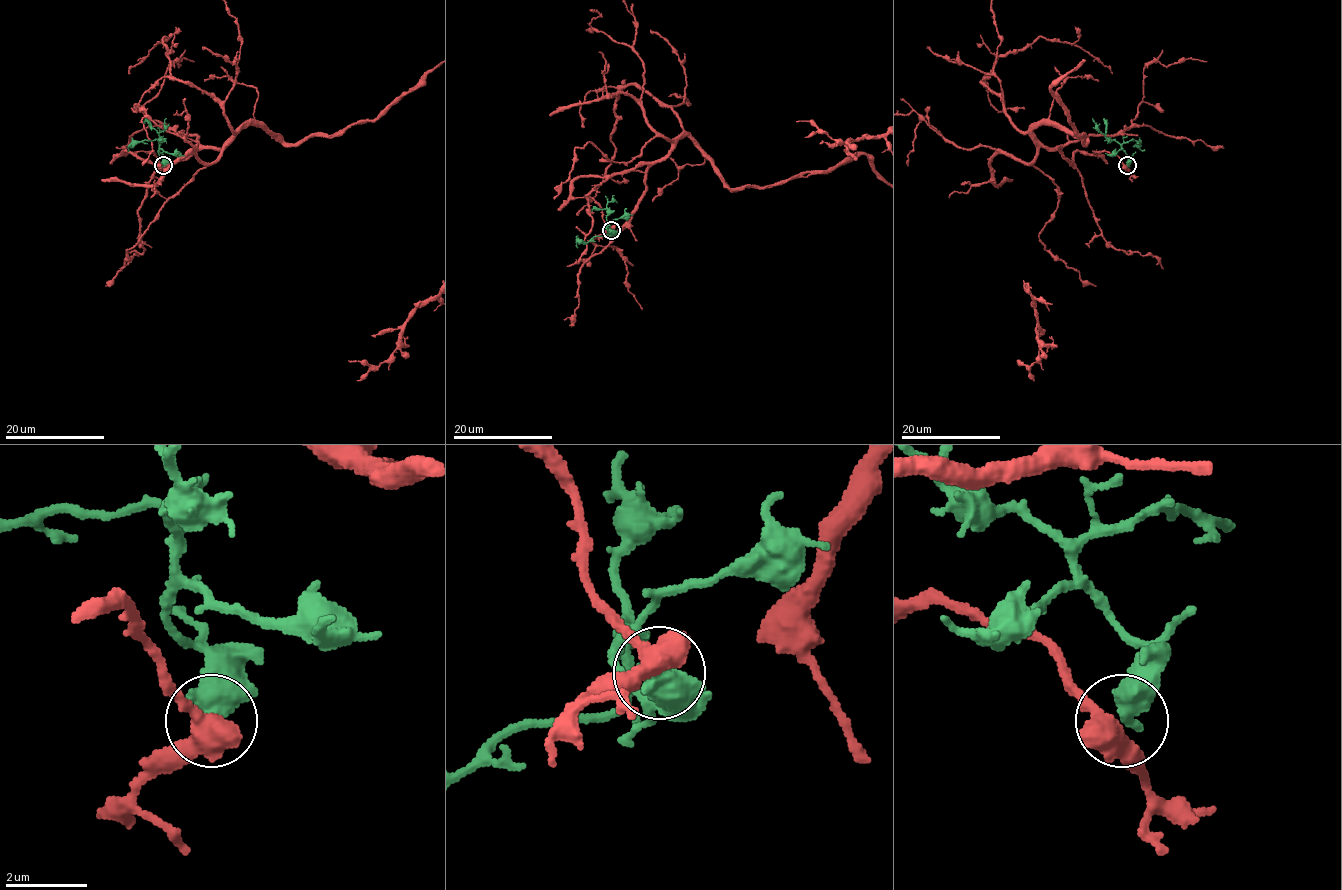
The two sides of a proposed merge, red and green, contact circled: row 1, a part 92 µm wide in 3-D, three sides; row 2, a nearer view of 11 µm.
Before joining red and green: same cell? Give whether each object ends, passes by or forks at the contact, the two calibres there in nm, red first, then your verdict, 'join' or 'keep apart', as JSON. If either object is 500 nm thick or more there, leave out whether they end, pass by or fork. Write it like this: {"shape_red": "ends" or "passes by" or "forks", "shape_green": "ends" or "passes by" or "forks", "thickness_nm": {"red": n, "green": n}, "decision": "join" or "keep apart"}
{"thickness_nm": {"red": 500, "green": 600}, "decision": "keep apart"}

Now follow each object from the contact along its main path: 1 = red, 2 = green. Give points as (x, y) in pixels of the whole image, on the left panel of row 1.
1: (164, 166), (123, 154), (175, 163), (246, 124), (296, 144), (375, 122), (416, 88)
2: (164, 165), (158, 139), (134, 141), (129, 149)

